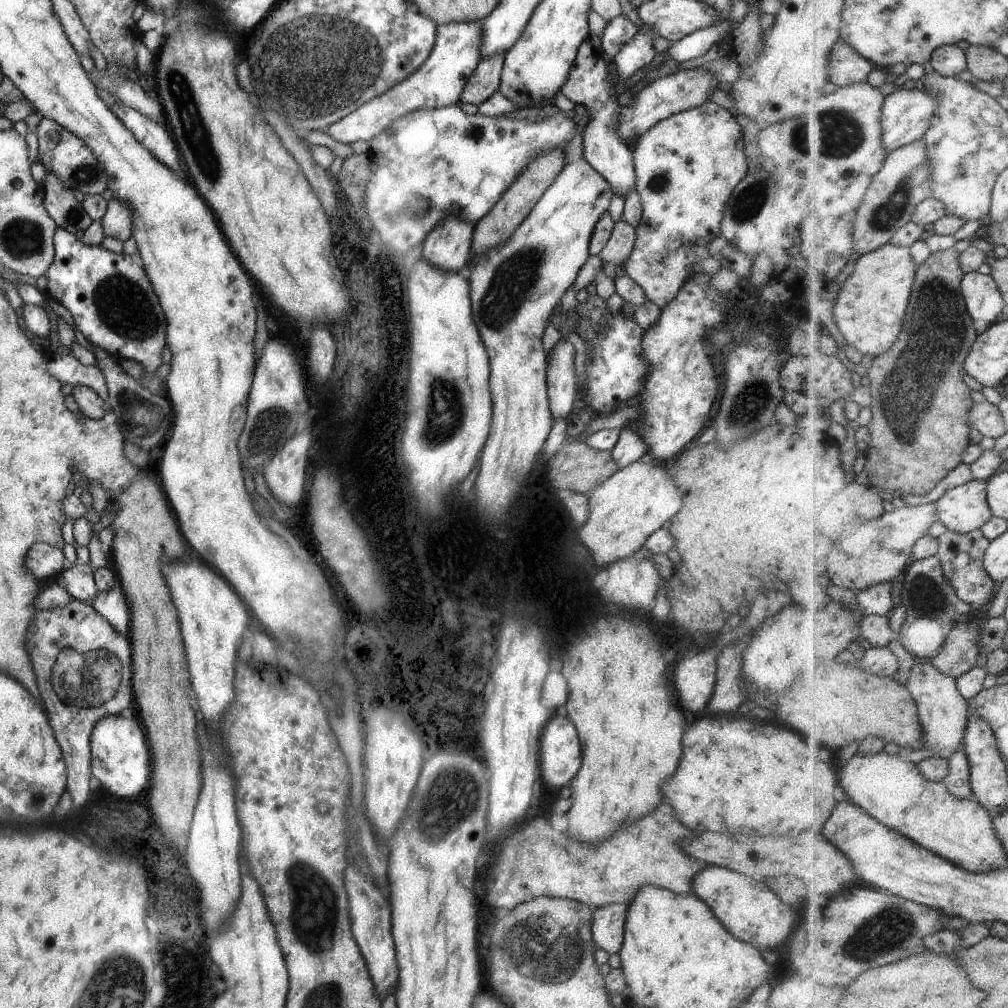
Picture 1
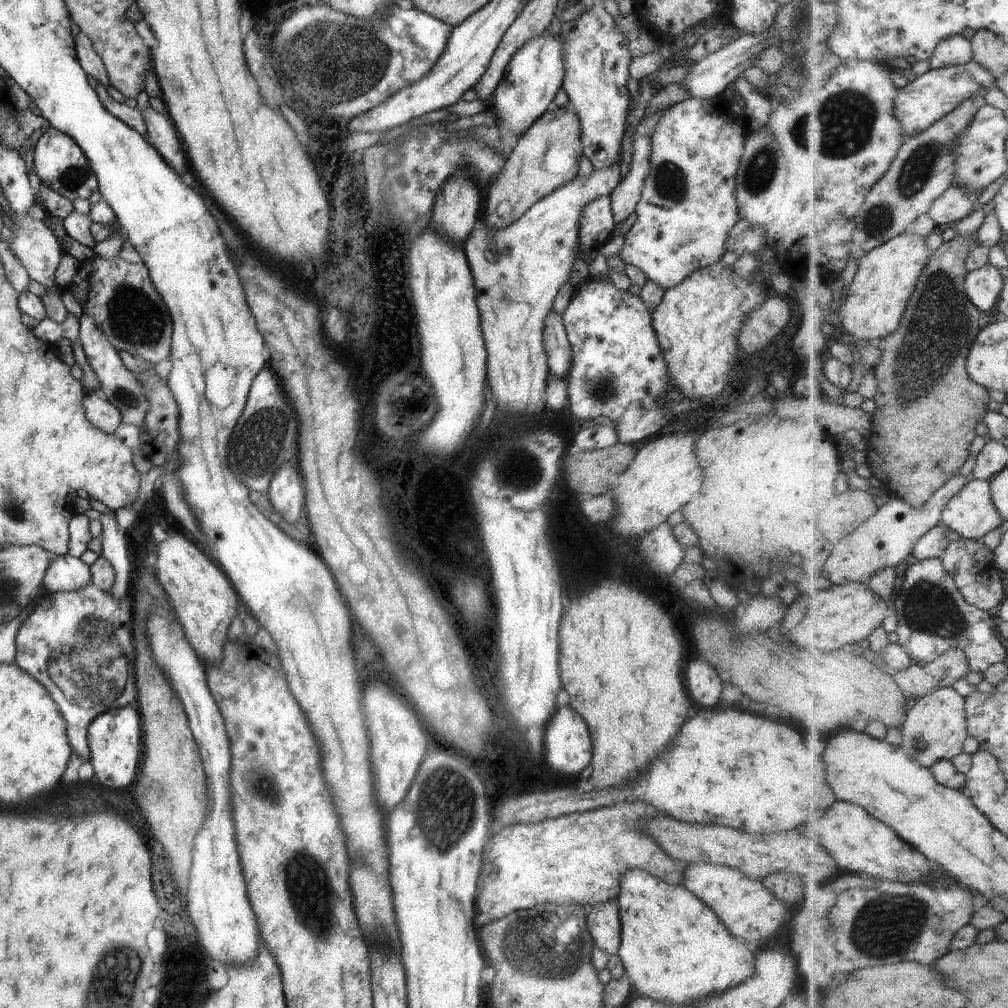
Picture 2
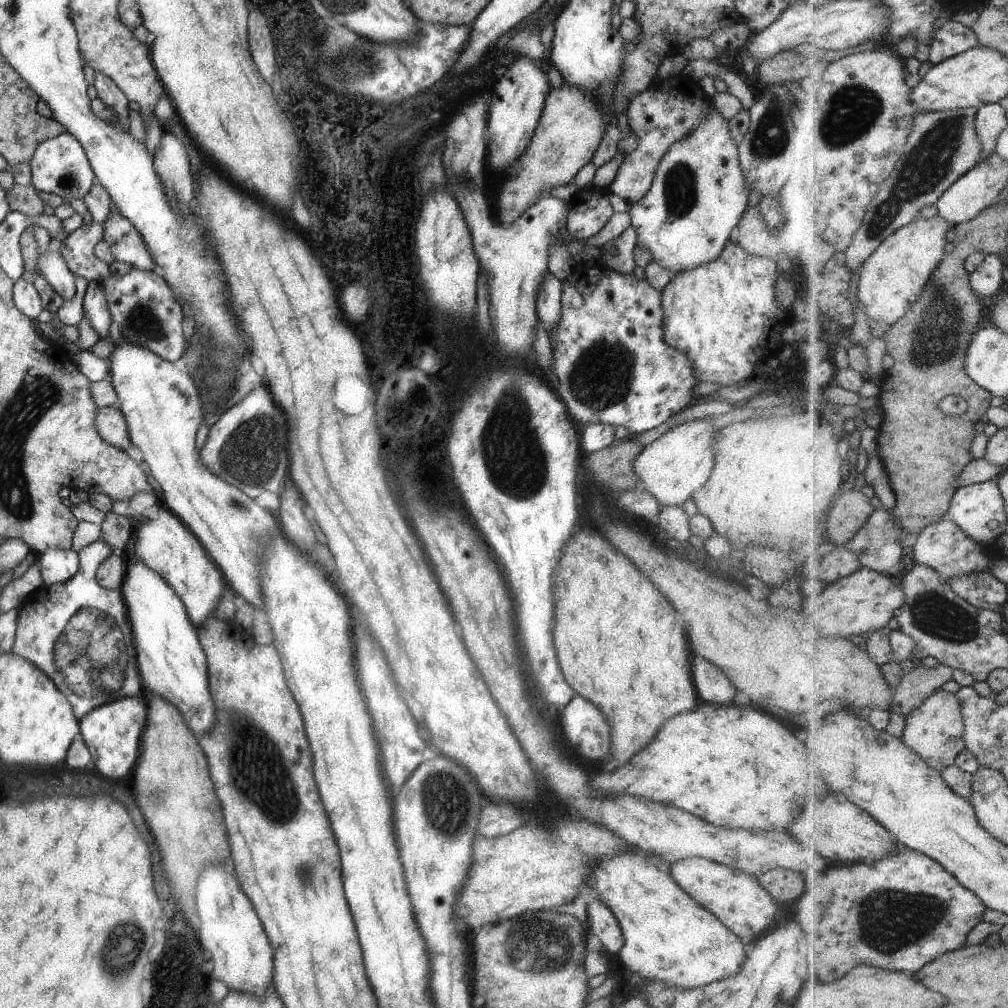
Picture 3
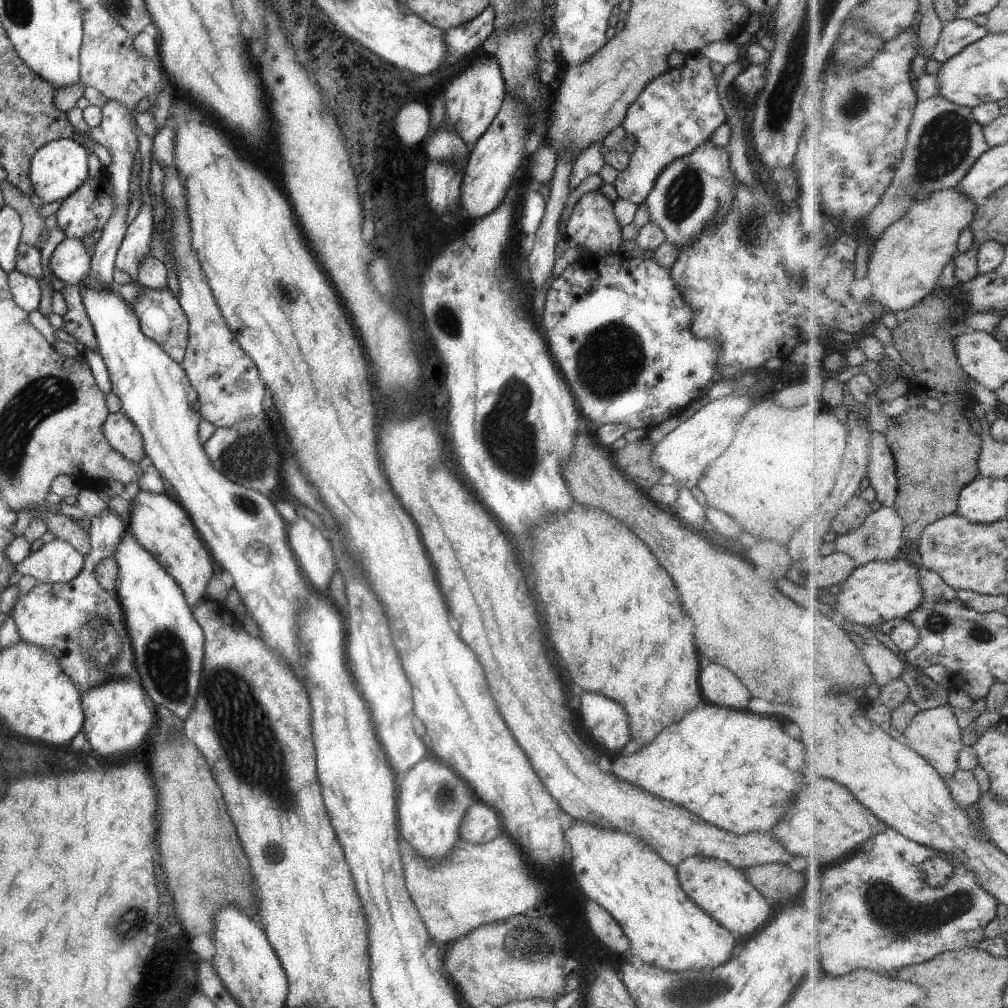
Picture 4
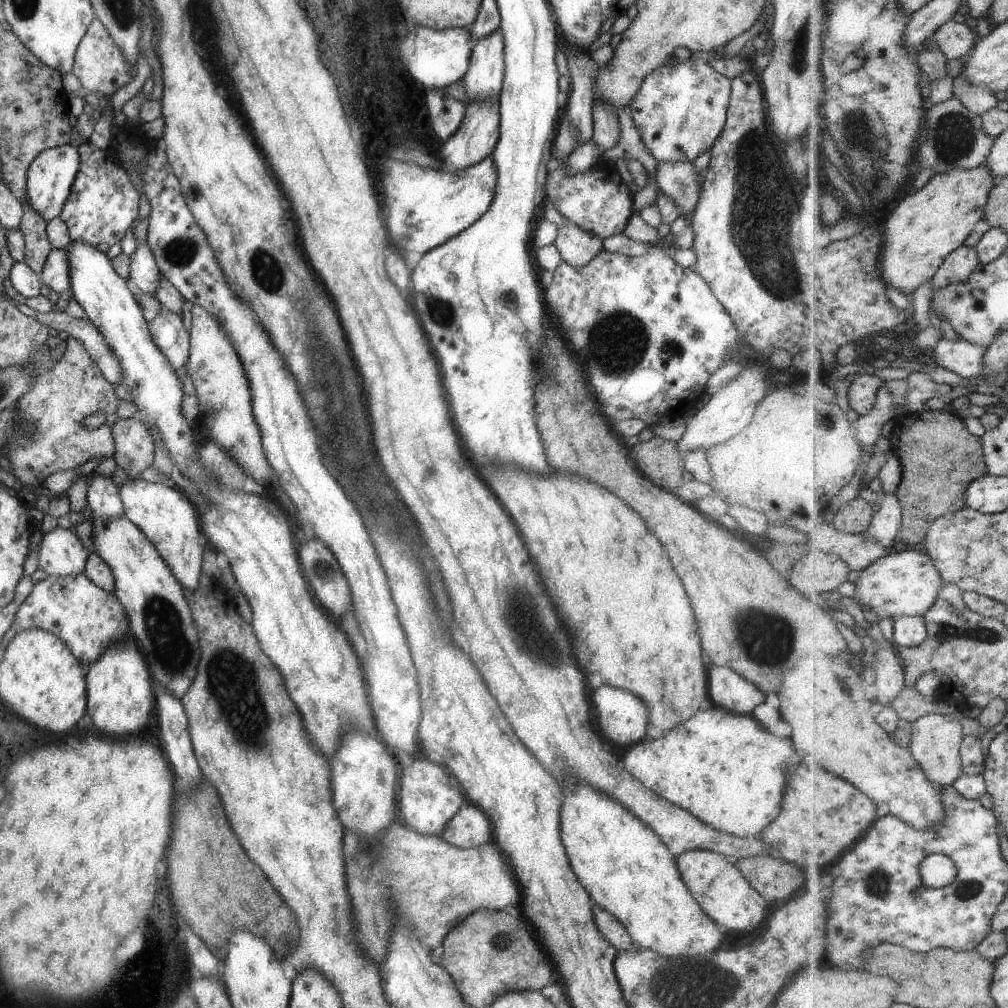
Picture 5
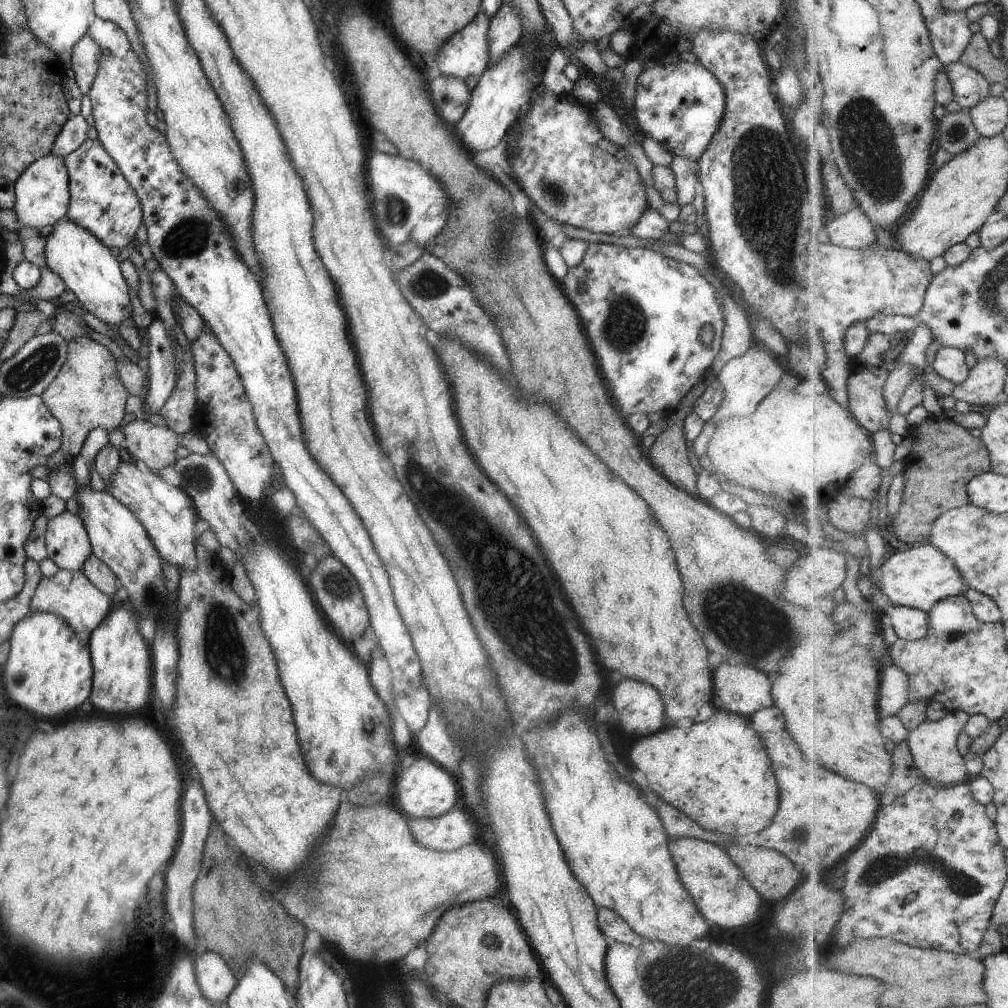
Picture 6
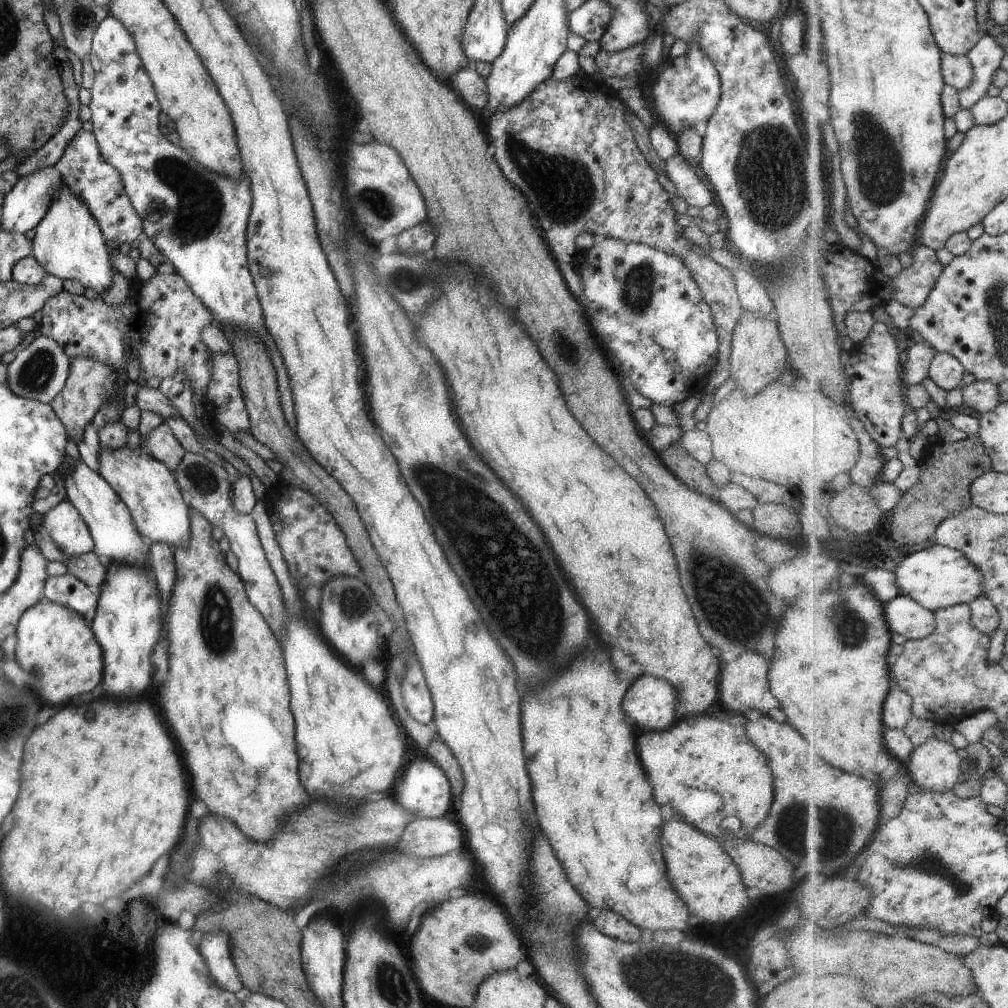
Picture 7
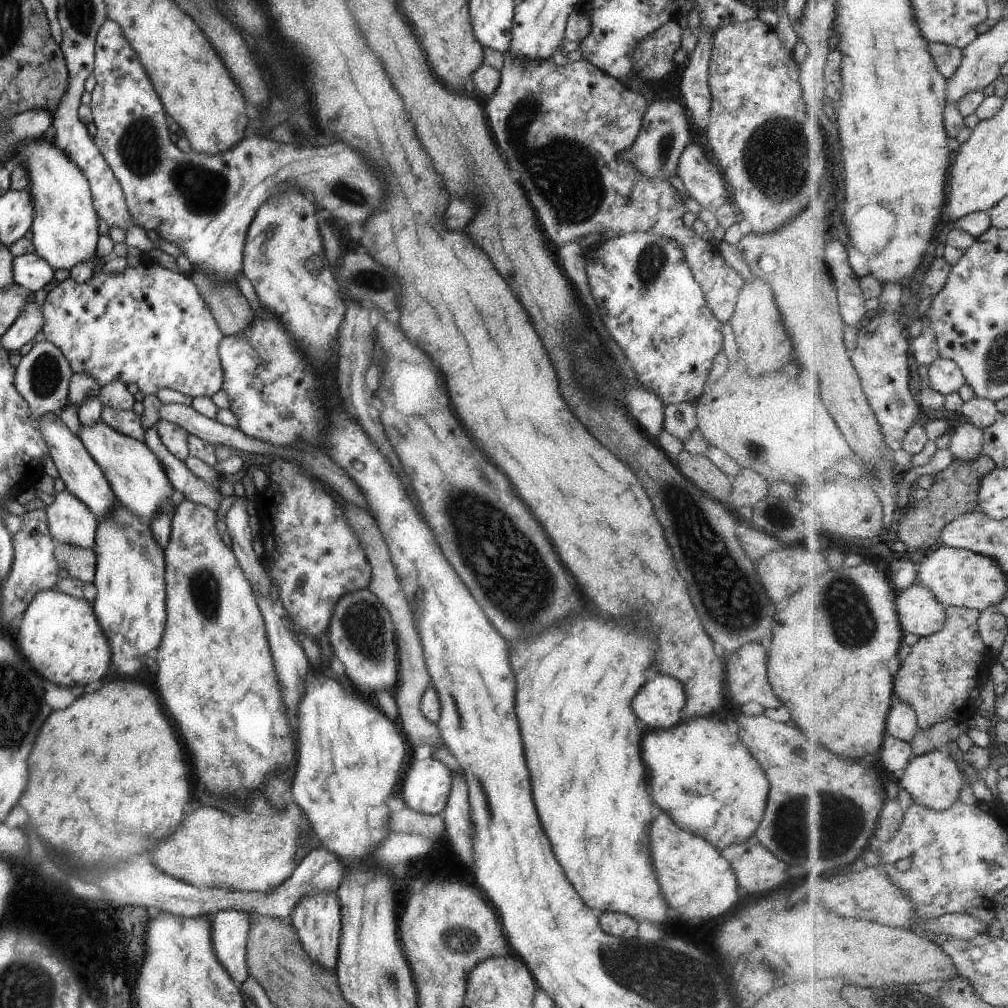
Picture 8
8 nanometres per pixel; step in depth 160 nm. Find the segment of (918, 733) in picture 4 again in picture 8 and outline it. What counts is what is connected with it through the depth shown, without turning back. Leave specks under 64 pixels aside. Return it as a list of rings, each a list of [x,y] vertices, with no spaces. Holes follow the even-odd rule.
[[[936,749],[927,754],[913,757],[910,766],[906,768],[905,775],[897,782],[899,788],[905,789],[912,800],[925,808],[943,812],[949,810],[961,796],[961,788],[966,778],[959,772],[955,760],[949,756],[946,749]]]

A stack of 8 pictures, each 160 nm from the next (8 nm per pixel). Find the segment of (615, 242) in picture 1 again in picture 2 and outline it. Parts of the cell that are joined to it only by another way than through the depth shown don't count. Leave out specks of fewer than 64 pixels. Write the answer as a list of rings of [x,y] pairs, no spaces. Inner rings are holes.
[[[663,109],[655,110],[653,114],[642,117],[634,128],[628,171],[608,194],[615,224],[634,212],[634,206],[639,202],[643,181],[649,172],[650,138],[663,113]]]

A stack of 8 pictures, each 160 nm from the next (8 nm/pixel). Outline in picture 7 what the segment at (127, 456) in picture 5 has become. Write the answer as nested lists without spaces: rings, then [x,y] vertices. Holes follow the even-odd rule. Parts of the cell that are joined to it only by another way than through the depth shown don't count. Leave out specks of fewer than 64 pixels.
[[[164,422],[147,433],[144,439],[140,438],[139,444],[141,443],[145,445],[145,452],[151,454],[155,460],[162,462],[170,472],[186,453],[173,431]]]

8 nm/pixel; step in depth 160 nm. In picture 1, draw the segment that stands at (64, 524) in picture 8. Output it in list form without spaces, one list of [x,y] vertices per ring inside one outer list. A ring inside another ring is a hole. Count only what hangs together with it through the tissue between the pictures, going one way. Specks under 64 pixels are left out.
[[[79,560],[76,564],[69,564],[57,574],[57,584],[63,587],[72,599],[88,603],[94,600],[98,593],[95,586],[93,571],[86,560]]]

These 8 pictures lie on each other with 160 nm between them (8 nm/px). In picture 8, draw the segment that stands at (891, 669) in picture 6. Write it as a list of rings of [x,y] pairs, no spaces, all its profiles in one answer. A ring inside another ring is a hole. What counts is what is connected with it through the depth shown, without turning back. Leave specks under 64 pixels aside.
[[[896,696],[896,703],[886,722],[886,732],[911,744],[919,729],[917,711]]]

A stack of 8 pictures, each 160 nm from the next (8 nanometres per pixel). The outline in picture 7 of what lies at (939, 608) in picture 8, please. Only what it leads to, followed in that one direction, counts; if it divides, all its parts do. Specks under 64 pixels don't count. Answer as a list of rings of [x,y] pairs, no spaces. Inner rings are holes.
[[[899,595],[885,604],[886,617],[893,633],[908,639],[930,637],[937,628],[934,612],[919,604],[914,598]]]

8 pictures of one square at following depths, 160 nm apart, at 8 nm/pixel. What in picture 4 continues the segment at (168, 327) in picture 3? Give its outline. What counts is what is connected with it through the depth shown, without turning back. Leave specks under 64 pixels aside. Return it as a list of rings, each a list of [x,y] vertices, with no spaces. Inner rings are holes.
[[[167,286],[159,290],[143,287],[143,295],[131,306],[142,333],[158,344],[171,360],[180,363],[183,360],[187,344],[188,320],[179,306],[179,301],[173,297]]]

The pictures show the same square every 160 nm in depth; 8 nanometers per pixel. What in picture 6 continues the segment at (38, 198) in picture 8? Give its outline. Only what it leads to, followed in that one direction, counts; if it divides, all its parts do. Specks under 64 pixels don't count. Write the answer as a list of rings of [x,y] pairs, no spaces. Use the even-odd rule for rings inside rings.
[[[64,216],[52,224],[52,230],[43,238],[44,266],[59,276],[66,288],[77,296],[76,306],[115,329],[121,321],[130,318],[129,288],[113,251],[86,228]]]

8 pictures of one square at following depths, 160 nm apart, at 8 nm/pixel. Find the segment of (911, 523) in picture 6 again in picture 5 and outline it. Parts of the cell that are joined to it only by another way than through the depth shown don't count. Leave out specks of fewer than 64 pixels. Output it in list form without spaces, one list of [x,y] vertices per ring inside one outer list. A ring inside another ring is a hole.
[[[917,410],[915,413],[893,415],[887,438],[902,464],[902,481],[896,495],[903,507],[902,525],[898,538],[906,544],[924,544],[931,525],[942,516],[966,507],[966,490],[978,478],[989,474],[984,456],[982,437],[969,433],[963,418],[948,410]]]

